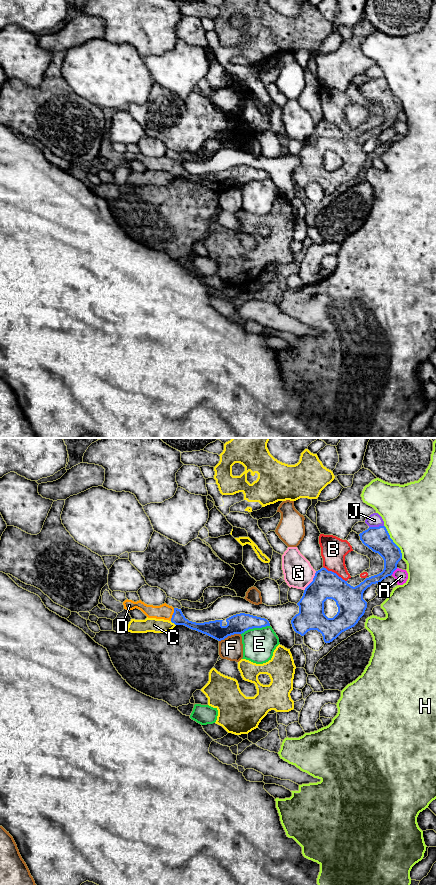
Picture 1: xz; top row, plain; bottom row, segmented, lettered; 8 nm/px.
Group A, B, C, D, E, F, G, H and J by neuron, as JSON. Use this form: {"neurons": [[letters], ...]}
{"neurons": [["A"], ["B"], ["C"], ["D"], ["E"], ["F"], ["G"], ["H"], ["J"]]}

